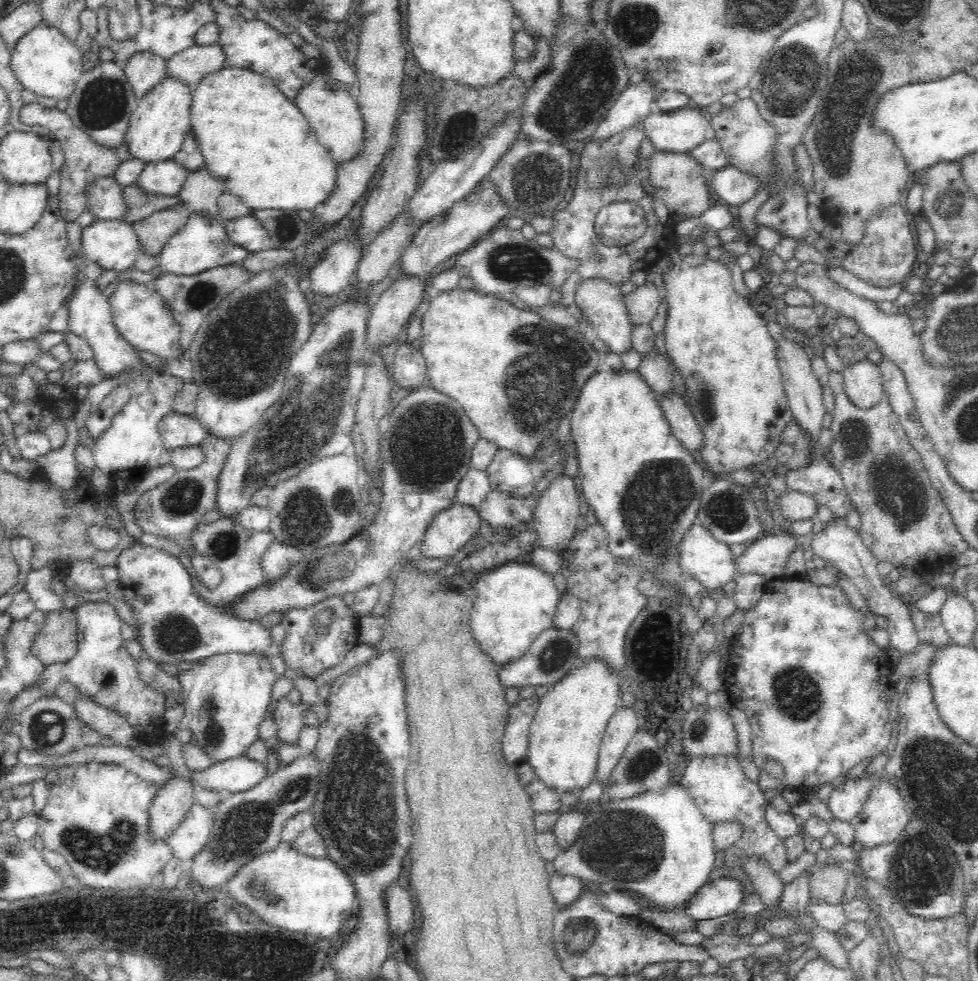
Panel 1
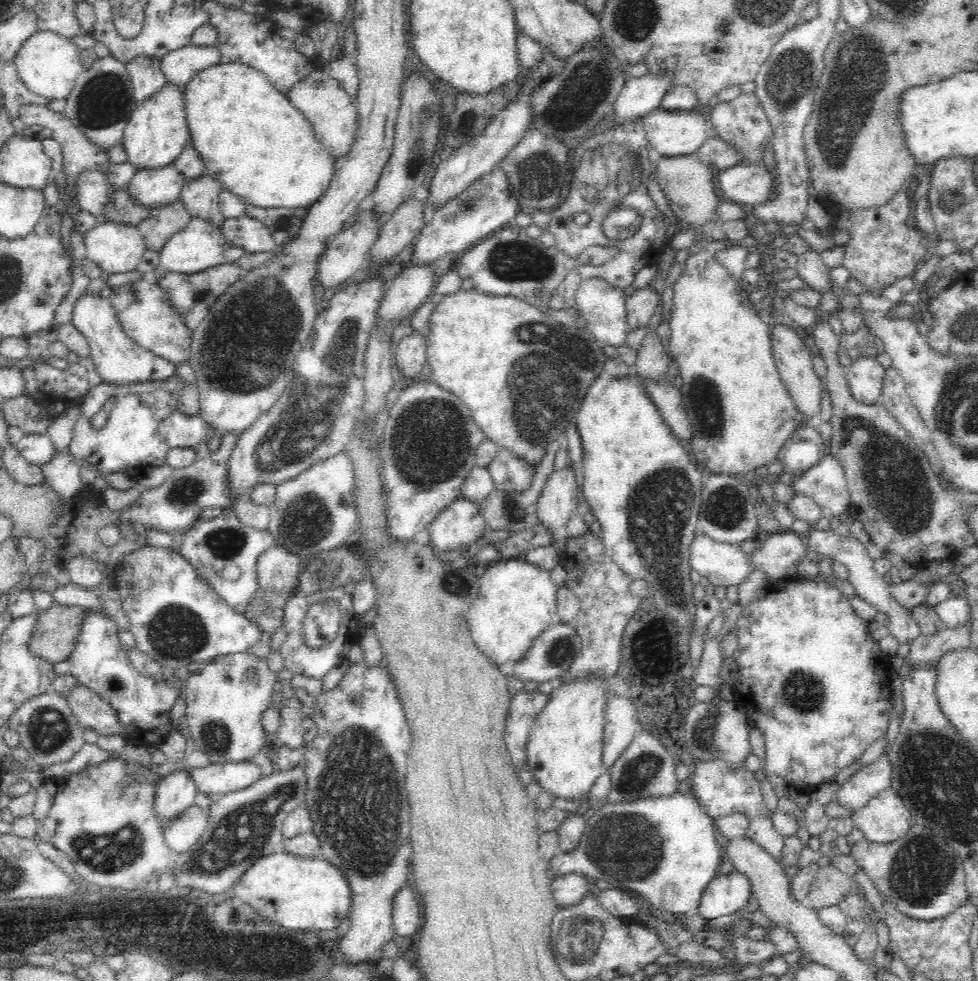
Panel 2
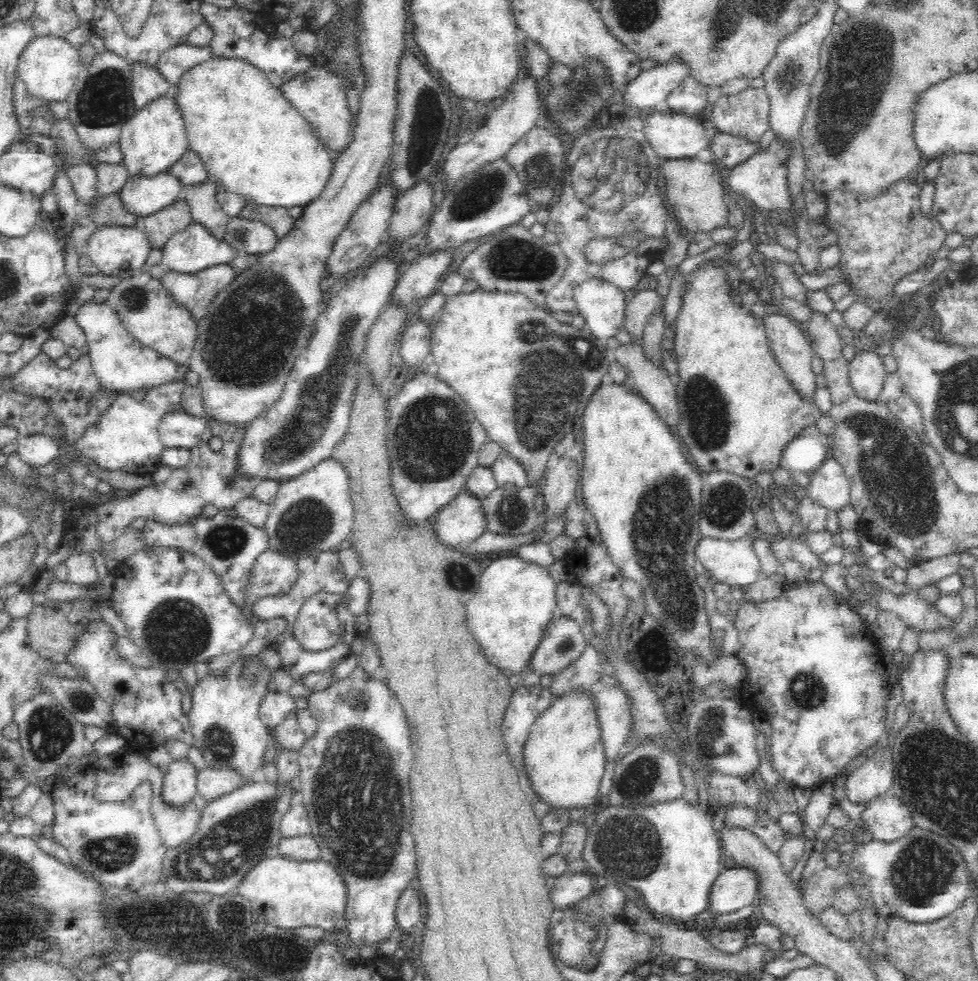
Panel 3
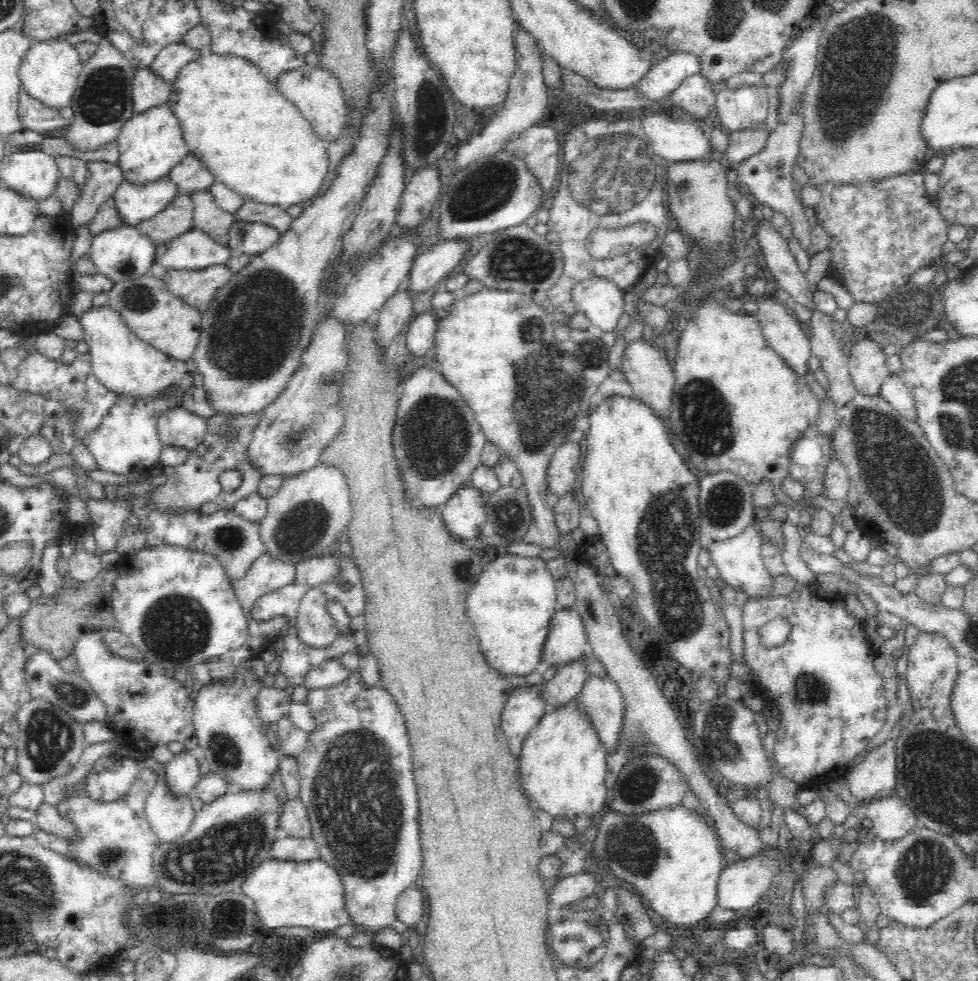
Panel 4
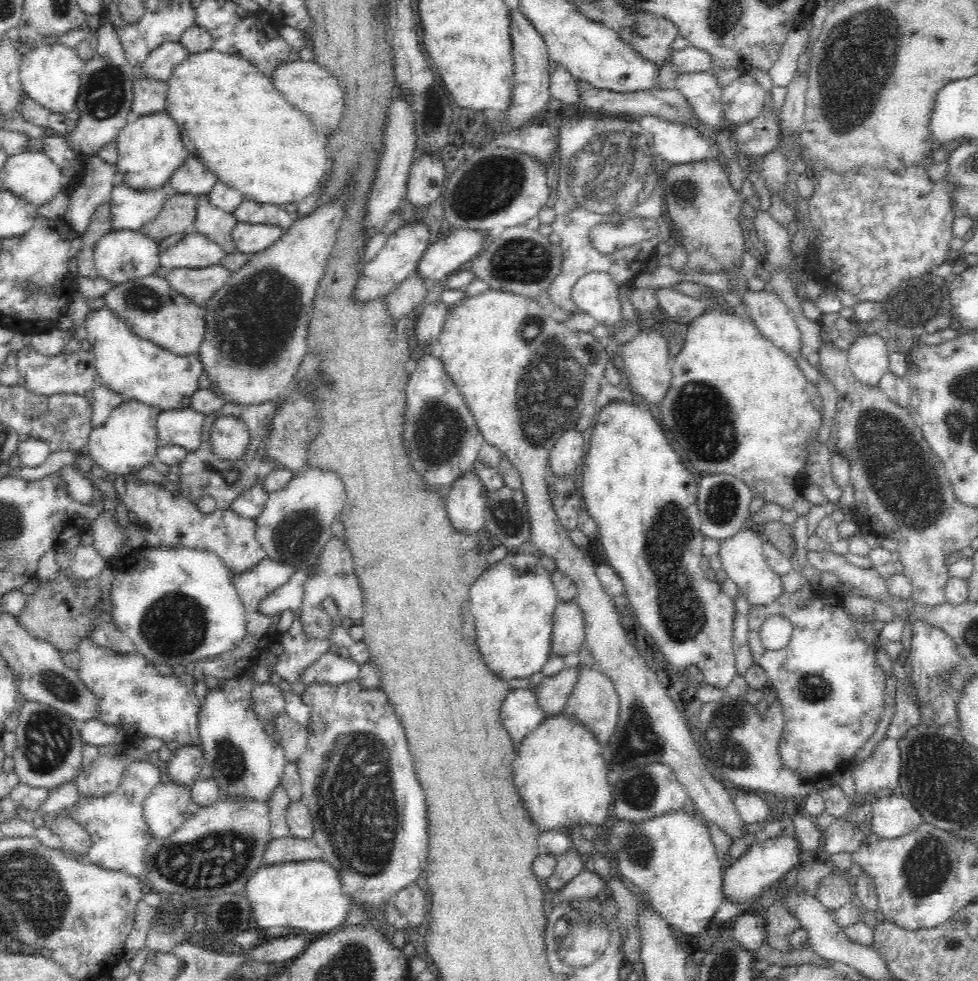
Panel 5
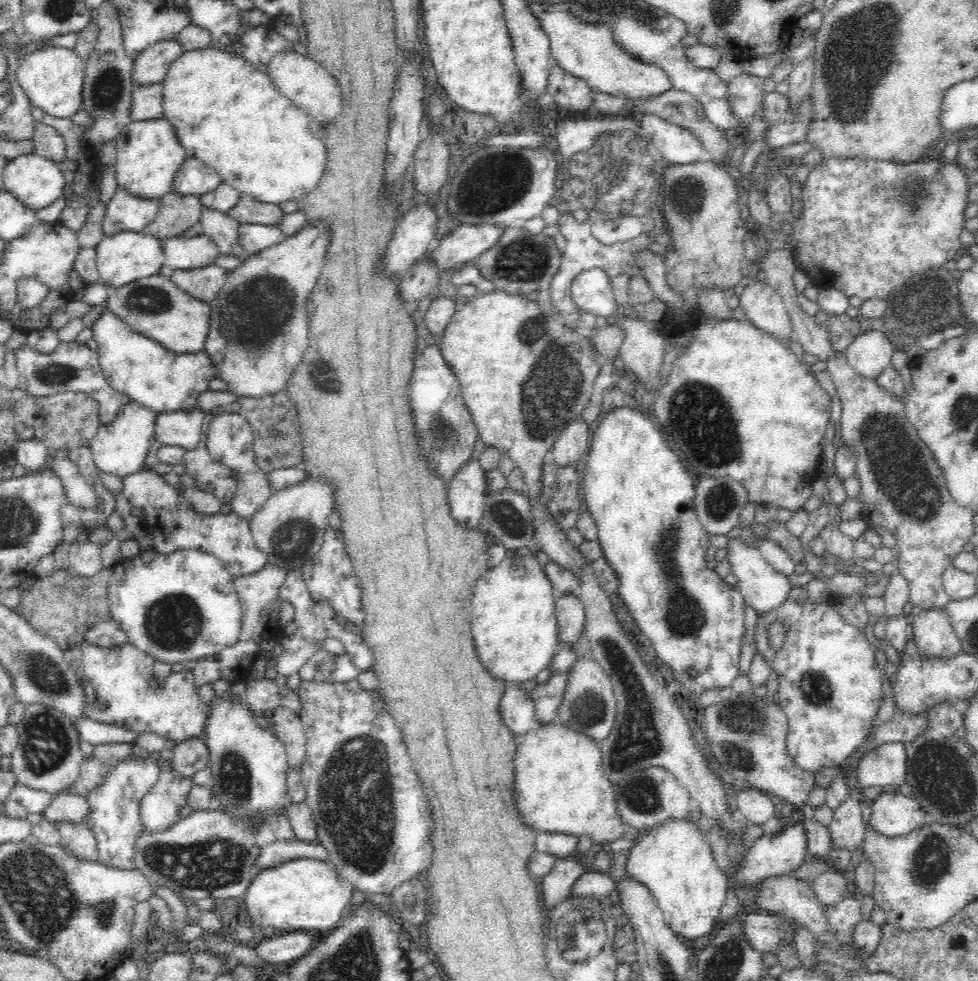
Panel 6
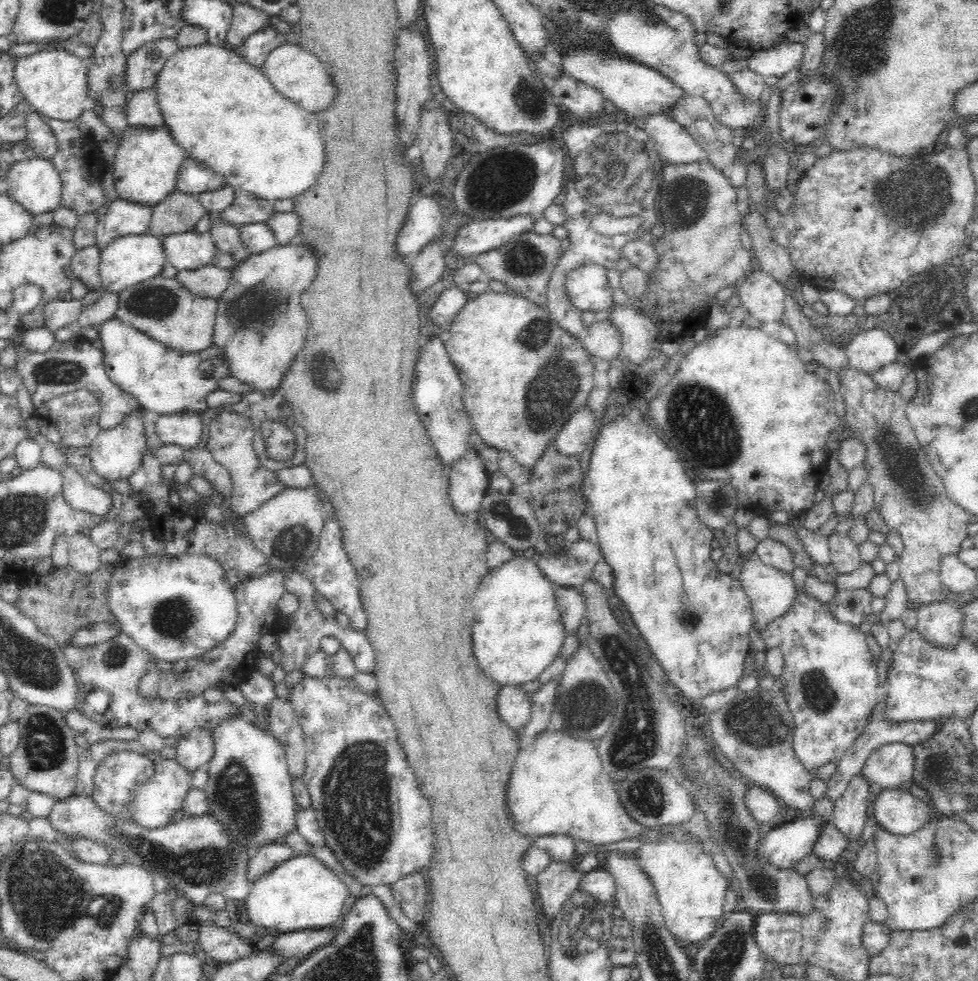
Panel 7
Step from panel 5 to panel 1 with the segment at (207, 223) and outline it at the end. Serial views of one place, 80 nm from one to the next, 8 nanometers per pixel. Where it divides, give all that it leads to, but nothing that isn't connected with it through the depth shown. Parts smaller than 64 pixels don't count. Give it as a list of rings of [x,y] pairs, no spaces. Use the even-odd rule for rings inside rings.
[[[200,168],[187,174],[178,198],[191,213],[220,220],[218,198],[224,192],[224,185],[205,168]]]

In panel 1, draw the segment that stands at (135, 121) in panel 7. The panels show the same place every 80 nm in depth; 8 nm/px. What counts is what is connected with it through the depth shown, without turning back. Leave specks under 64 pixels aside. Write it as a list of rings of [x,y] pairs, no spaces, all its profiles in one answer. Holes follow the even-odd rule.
[[[136,52],[122,67],[139,101],[167,77],[166,60],[149,52]]]

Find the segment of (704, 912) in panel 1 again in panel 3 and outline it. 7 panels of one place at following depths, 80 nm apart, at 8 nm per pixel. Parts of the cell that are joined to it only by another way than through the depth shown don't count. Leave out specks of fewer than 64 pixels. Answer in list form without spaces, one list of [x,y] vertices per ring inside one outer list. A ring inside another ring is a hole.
[[[740,865],[723,868],[710,888],[708,910],[721,915],[746,908],[754,904],[760,887],[758,870]]]

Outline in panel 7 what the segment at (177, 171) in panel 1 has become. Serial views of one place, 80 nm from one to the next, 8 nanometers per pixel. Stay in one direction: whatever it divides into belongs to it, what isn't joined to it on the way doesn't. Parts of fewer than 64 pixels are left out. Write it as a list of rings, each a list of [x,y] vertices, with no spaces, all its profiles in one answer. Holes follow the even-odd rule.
[[[119,197],[108,206],[96,224],[96,249],[102,253],[115,239],[148,231],[153,210]]]

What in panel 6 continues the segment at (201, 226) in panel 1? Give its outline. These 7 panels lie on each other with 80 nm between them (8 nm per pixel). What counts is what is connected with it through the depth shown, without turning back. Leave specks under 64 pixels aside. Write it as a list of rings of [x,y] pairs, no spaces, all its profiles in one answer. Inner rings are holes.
[[[172,236],[163,240],[164,265],[173,270],[191,270],[212,264],[218,256],[218,247],[208,236]]]

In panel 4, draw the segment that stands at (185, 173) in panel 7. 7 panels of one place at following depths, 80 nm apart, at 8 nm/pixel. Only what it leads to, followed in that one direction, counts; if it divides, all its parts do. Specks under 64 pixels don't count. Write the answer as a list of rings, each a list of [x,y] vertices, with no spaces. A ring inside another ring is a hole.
[[[192,153],[186,155],[178,166],[174,166],[168,177],[179,193],[189,195],[209,190],[216,179],[206,165]]]

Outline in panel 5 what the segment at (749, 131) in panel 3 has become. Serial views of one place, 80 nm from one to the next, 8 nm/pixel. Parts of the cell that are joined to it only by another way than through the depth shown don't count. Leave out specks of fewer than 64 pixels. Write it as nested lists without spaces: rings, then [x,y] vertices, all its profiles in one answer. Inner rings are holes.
[[[745,71],[743,75],[723,88],[722,107],[724,107],[724,115],[730,119],[730,130],[761,113],[765,92],[758,80]]]

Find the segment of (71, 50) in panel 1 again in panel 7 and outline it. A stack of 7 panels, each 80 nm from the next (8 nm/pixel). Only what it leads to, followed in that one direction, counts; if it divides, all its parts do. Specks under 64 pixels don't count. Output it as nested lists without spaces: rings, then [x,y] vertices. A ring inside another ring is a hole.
[[[53,47],[15,59],[14,76],[26,102],[43,117],[74,123],[89,107],[86,62],[62,47]]]

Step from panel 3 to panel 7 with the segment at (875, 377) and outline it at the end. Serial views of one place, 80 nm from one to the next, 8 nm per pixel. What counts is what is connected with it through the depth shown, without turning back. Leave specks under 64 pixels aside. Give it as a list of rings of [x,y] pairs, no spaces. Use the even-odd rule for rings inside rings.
[[[880,328],[856,333],[845,347],[852,368],[869,374],[886,364],[892,364],[900,354],[898,342]]]

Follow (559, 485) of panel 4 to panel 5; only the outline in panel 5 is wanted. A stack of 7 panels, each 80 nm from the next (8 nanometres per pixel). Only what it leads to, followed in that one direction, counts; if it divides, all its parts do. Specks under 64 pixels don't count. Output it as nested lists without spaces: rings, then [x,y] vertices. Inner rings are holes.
[[[576,427],[565,430],[549,452],[548,463],[552,472],[556,475],[574,474],[586,454],[587,439],[588,433],[576,430]]]

